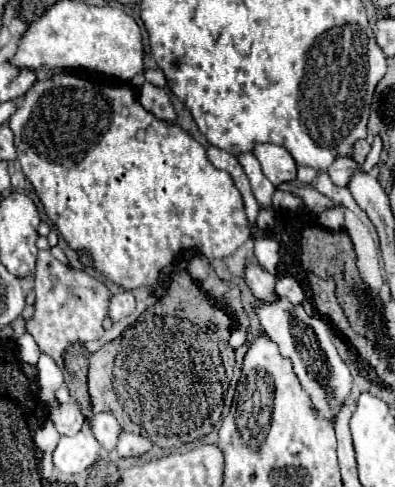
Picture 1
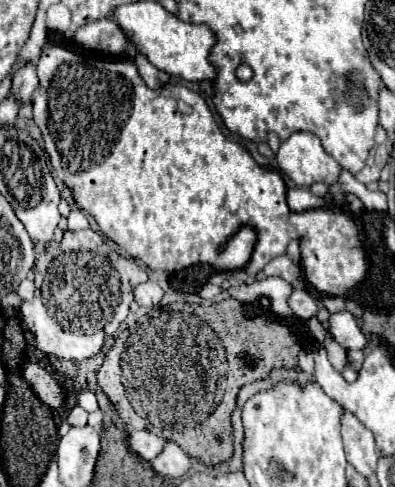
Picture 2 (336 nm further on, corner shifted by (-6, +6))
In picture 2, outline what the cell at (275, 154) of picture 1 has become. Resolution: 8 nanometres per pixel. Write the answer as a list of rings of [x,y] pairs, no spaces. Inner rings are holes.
[[[294,132],[280,144],[276,160],[280,170],[296,186],[312,186],[314,182],[332,186],[342,170],[312,132]]]

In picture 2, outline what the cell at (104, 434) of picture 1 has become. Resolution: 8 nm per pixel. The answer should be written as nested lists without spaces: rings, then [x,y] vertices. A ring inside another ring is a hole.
[[[132,430],[130,432],[132,450],[148,462],[152,458],[156,458],[156,454],[160,454],[160,450],[164,450],[164,444],[166,444],[166,440],[160,436],[160,446],[158,446],[158,434],[154,434],[150,430]]]

